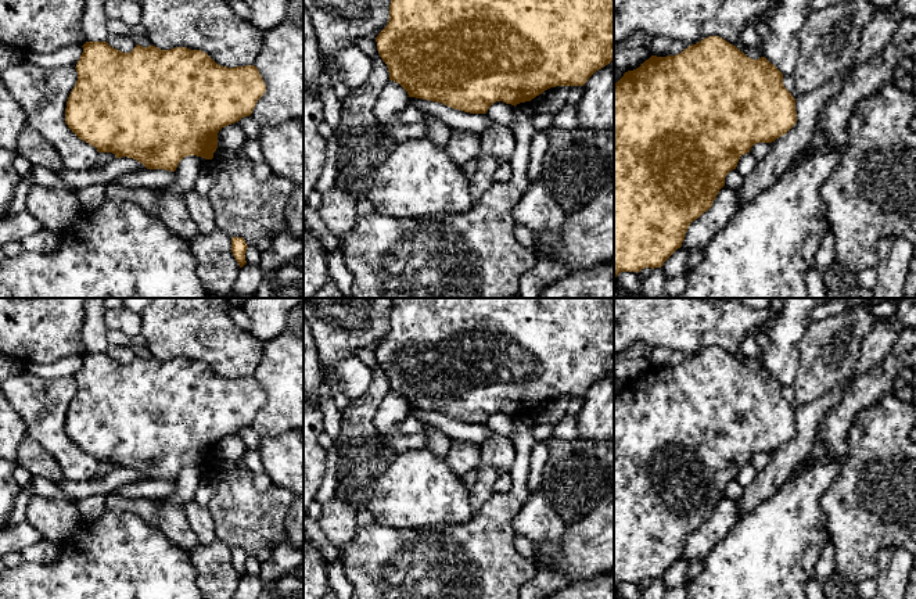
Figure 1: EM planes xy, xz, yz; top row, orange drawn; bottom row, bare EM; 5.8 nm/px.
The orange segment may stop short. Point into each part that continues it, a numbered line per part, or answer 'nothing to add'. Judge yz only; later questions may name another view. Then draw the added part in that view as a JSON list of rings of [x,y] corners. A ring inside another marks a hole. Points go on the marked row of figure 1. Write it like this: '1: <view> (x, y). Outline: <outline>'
1: yz (733, 179). Outline: [[[732,169],[725,177],[725,186],[729,189],[740,190],[743,183],[744,177],[736,169]]]

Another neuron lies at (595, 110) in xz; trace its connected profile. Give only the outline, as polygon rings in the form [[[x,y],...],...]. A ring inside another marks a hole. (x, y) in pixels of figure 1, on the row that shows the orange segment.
[[[614,61],[596,71],[582,86],[583,96],[576,104],[578,126],[608,129],[614,125]]]

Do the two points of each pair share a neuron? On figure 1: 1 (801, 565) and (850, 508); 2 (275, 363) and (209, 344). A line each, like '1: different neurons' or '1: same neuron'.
1: different neurons
2: different neurons

